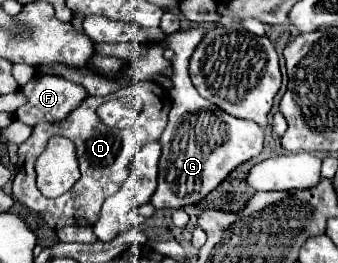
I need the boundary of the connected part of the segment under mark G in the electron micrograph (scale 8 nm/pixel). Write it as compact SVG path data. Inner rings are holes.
M192 27L186 31L178 31L168 35L164 41L160 41L160 47L168 51L168 59L172 61L172 83L174 89L170 91L172 97L172 109L170 109L170 119L168 119L168 127L164 129L162 137L160 137L160 145L162 145L162 157L160 157L160 171L158 171L158 187L150 199L150 203L156 209L180 209L186 205L194 205L198 201L202 201L210 191L214 191L238 165L256 159L262 151L264 145L264 129L260 125L256 125L254 121L246 121L246 119L236 119L224 111L220 111L214 103L210 103L208 99L204 99L196 87L190 81L188 75L188 59L194 53L196 45L200 43L200 39L204 37L204 29L202 27Z

